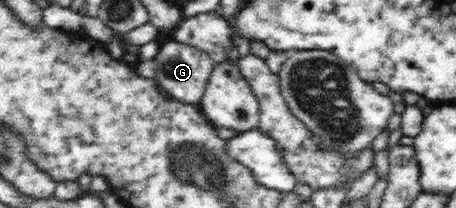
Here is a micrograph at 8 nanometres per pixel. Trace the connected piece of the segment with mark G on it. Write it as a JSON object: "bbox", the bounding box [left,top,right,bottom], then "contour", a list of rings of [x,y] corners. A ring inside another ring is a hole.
{"bbox":[153,40,216,105],"contour":[[[172,40],[163,44],[153,59],[157,65],[155,78],[162,89],[180,102],[198,105],[202,95],[204,95],[210,73],[216,65],[210,55],[193,46]]]}

